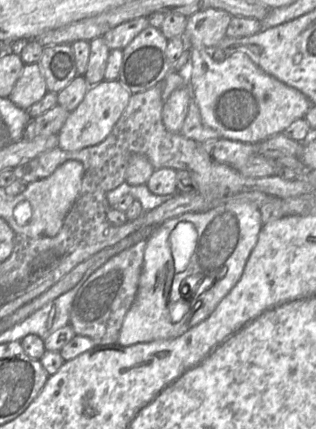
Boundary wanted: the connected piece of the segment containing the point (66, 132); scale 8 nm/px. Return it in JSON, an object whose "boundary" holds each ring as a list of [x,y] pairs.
{"boundary":[[[102,81],[91,86],[80,104],[70,112],[58,132],[58,148],[64,151],[79,151],[101,143],[127,107],[132,94],[118,81]]]}

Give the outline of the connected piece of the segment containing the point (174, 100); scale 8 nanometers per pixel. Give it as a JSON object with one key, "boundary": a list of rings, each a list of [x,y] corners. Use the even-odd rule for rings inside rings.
{"boundary":[[[189,83],[174,90],[163,107],[163,122],[171,133],[180,133],[193,100],[193,92]]]}

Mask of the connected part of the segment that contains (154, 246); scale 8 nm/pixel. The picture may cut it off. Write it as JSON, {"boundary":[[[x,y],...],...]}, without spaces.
{"boundary":[[[227,202],[203,212],[186,212],[156,227],[146,240],[138,291],[125,315],[117,343],[120,346],[130,346],[174,339],[208,318],[240,280],[258,242],[263,227],[260,206],[252,202]]]}

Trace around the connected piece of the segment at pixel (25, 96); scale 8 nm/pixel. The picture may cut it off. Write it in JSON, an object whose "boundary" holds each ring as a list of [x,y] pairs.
{"boundary":[[[25,64],[8,98],[16,106],[27,110],[47,92],[45,79],[38,64]]]}

